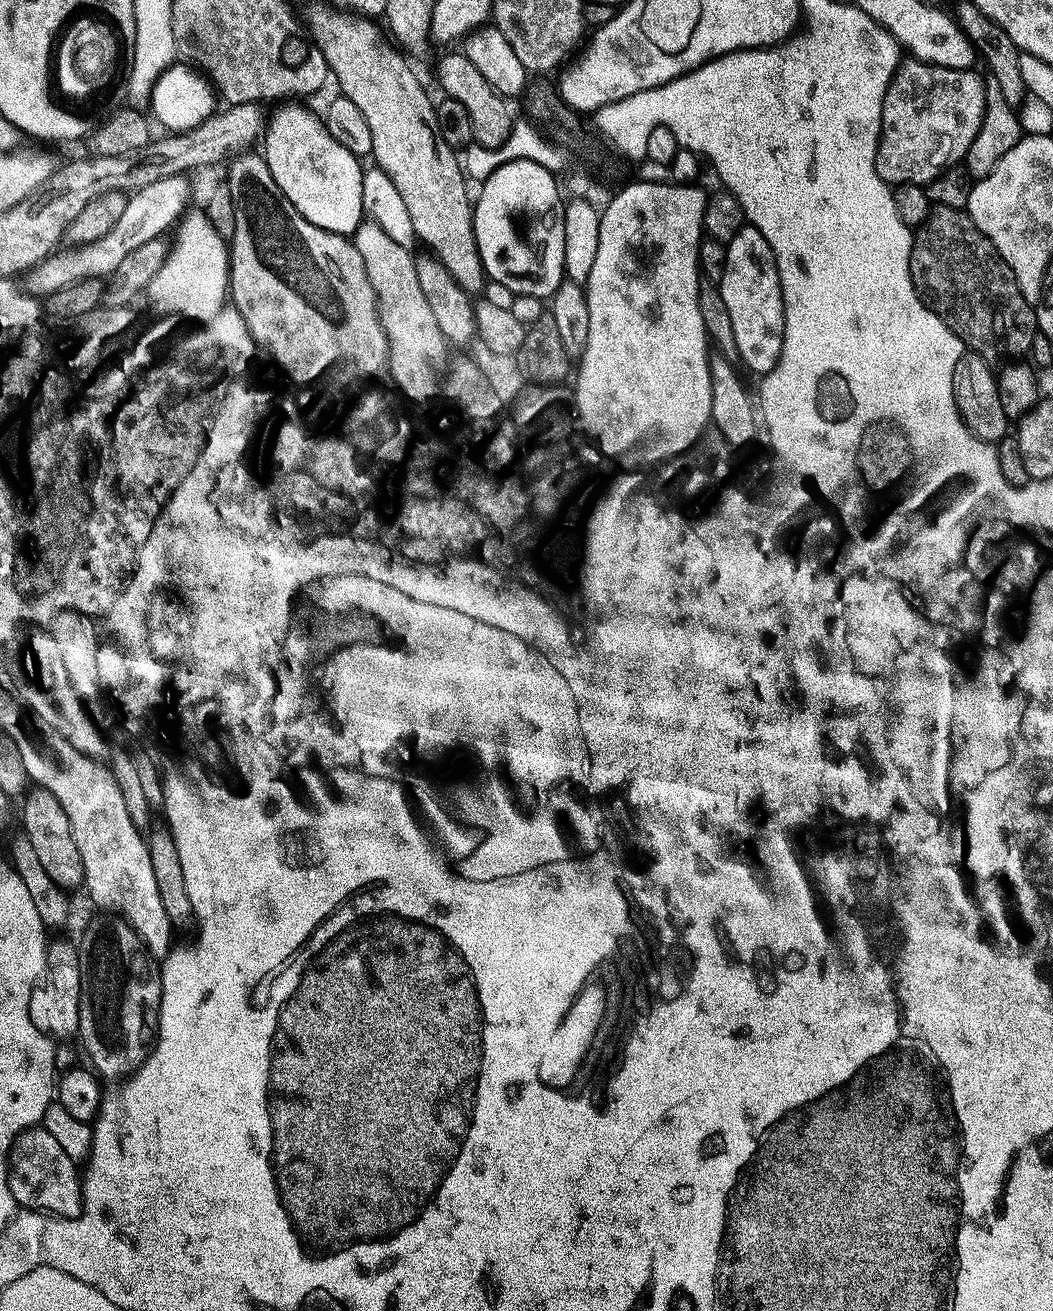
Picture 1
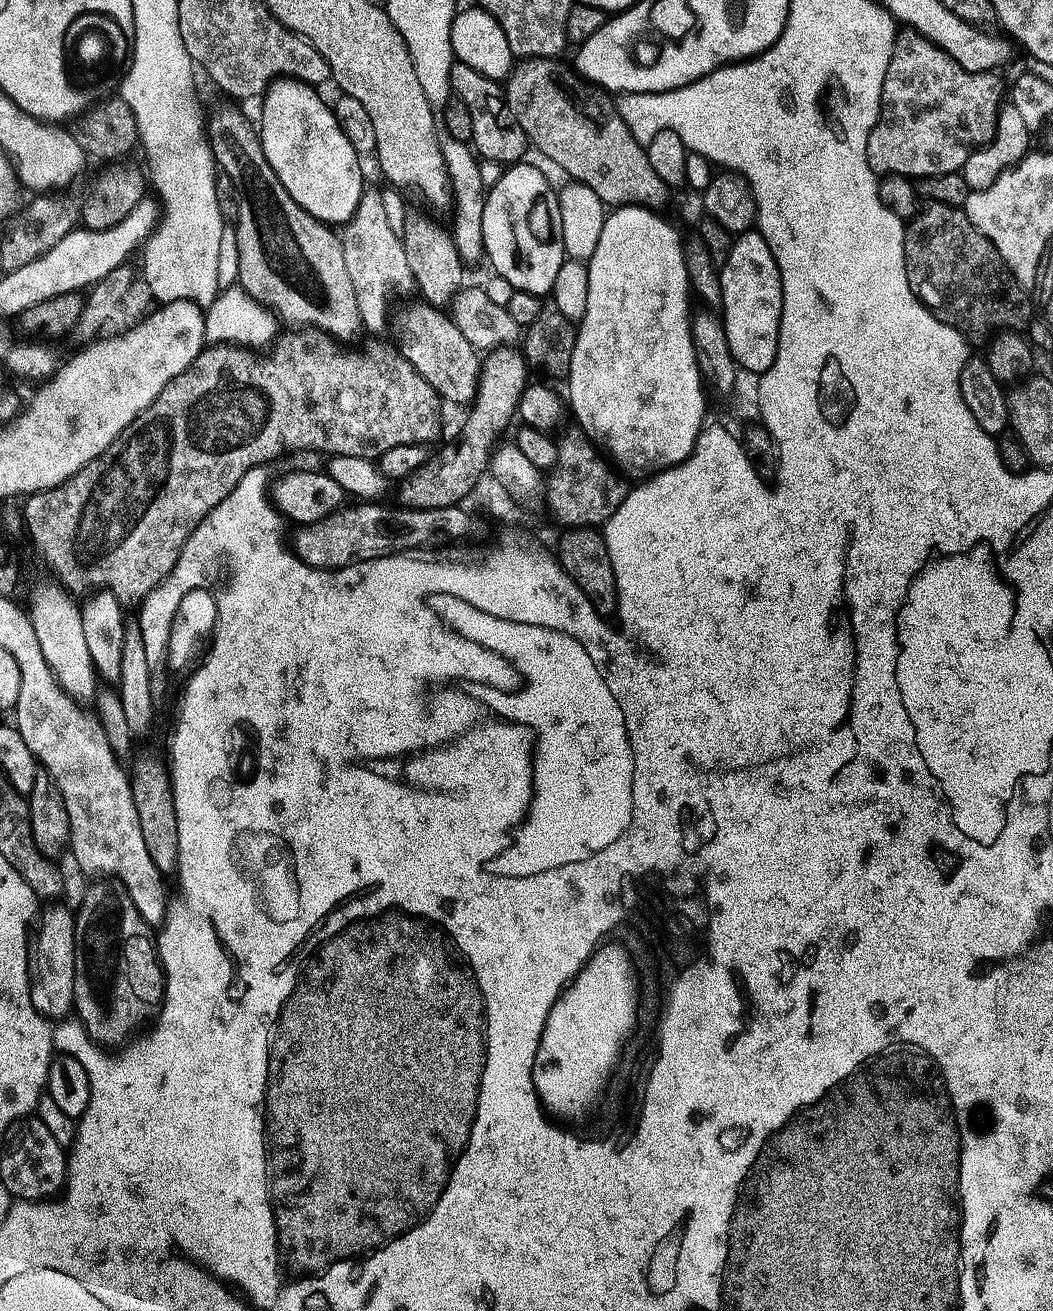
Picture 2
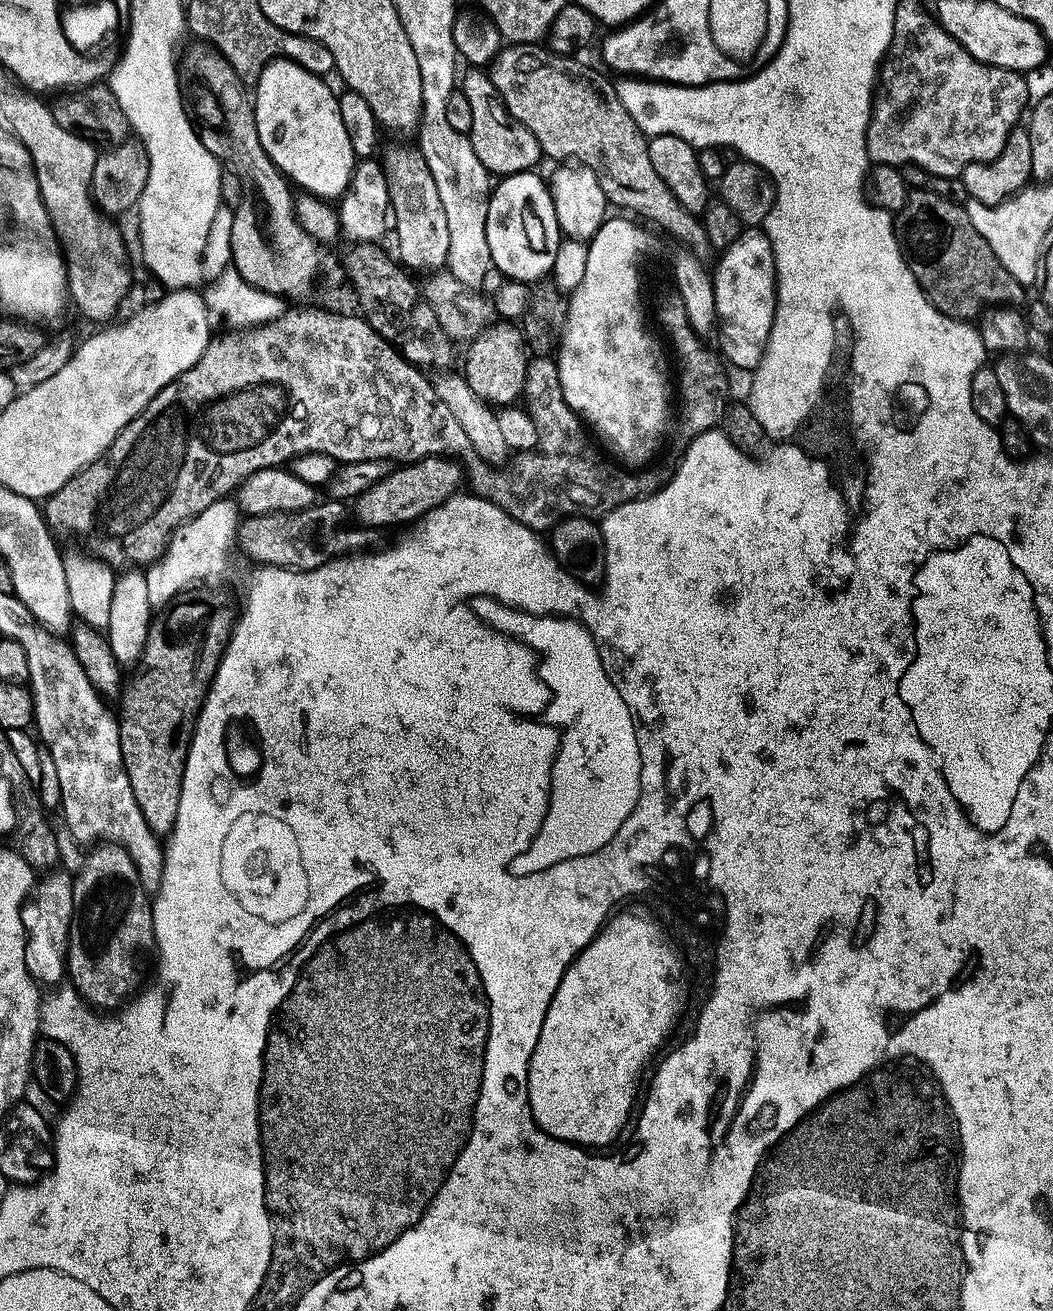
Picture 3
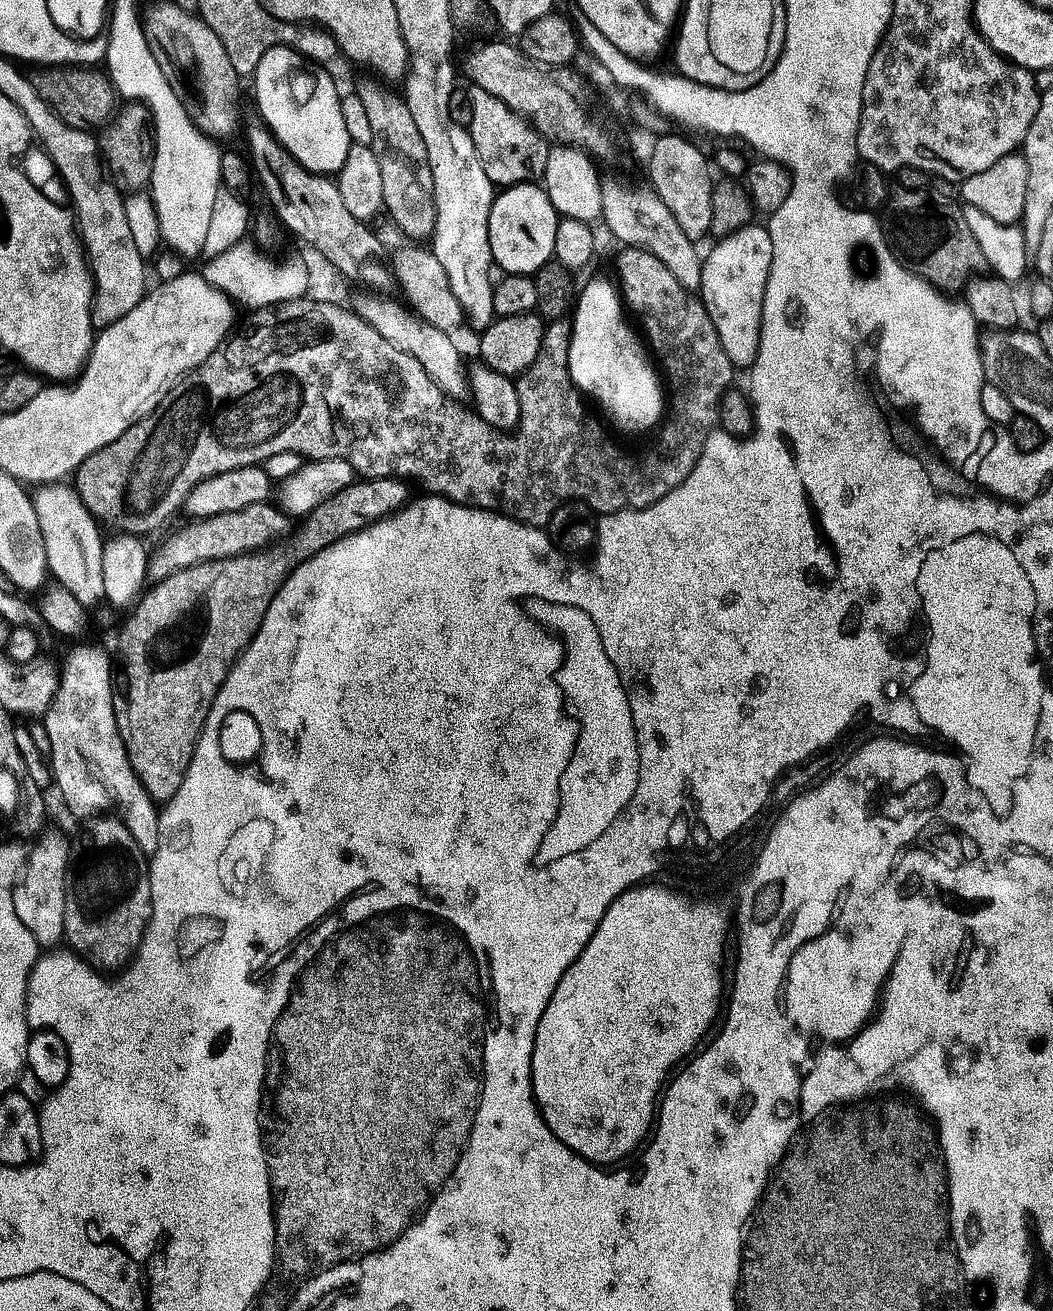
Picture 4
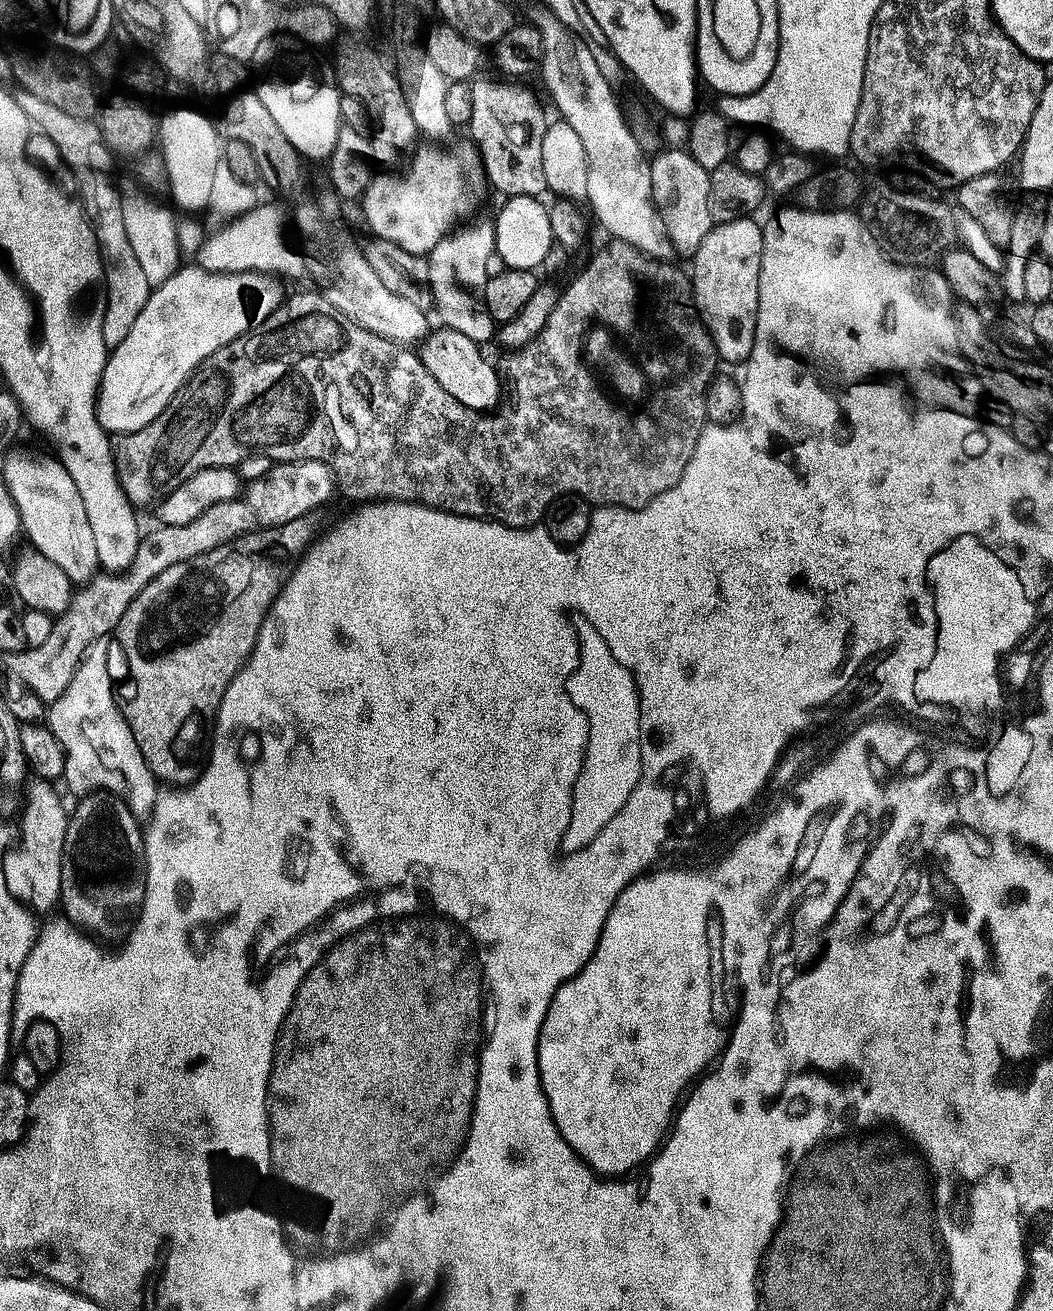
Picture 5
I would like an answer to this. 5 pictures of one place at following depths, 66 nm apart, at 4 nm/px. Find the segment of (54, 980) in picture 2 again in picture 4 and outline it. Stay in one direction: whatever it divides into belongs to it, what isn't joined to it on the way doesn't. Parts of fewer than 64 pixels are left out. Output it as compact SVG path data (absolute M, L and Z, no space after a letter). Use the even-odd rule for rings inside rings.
M45 831L31 846L26 856L22 875L12 889L15 916L20 924L26 926L29 937L36 940L44 950L52 950L56 944L65 939L66 926L66 894L68 893L68 873L72 870L74 844L70 839L64 840L60 832Z

